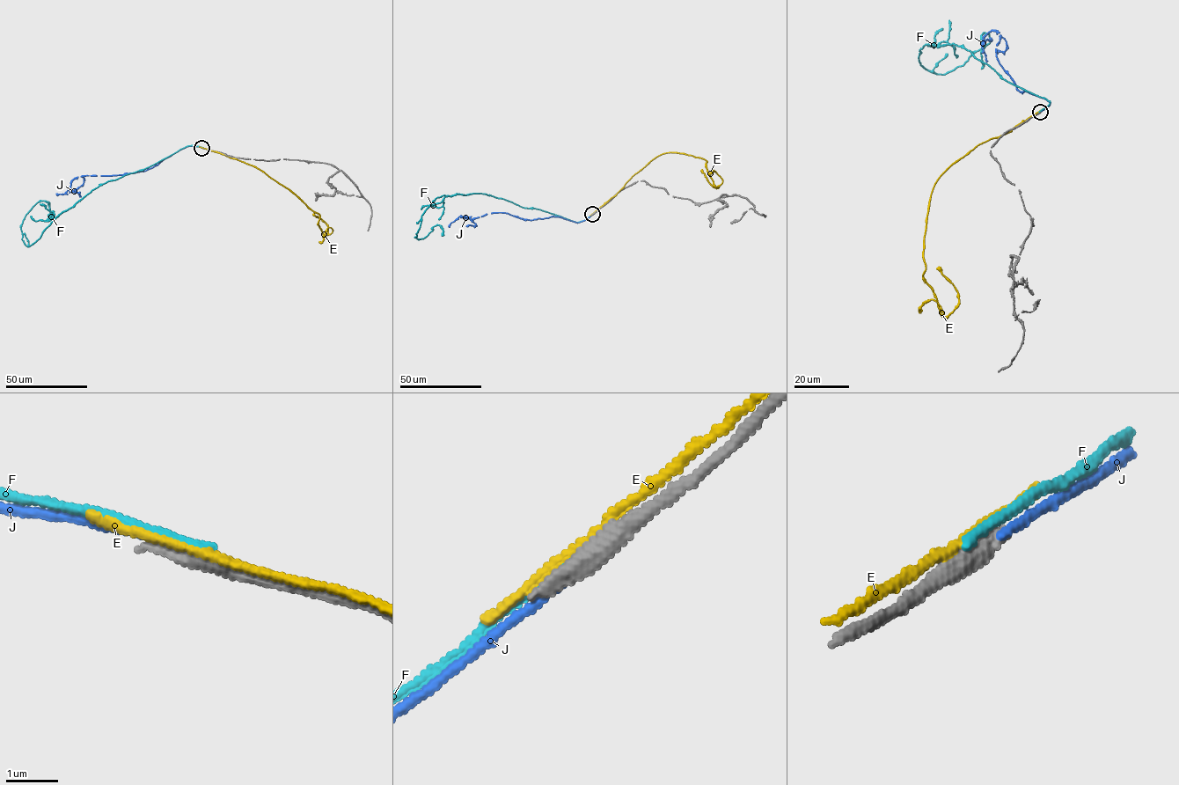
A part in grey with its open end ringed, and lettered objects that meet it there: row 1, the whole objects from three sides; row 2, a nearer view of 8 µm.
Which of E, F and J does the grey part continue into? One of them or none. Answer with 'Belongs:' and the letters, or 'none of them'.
Belongs: none of them

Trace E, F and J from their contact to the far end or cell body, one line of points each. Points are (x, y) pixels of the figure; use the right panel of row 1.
E: (1038, 112), (967, 153), (935, 183), (924, 238), (923, 275), (946, 319), (931, 299), (922, 310)
F: (1039, 112), (1050, 100), (963, 45), (920, 49), (922, 67), (942, 74), (987, 33), (981, 68)
J: (1041, 111), (1050, 101), (1017, 90), (997, 57), (998, 30), (983, 40), (992, 40)

